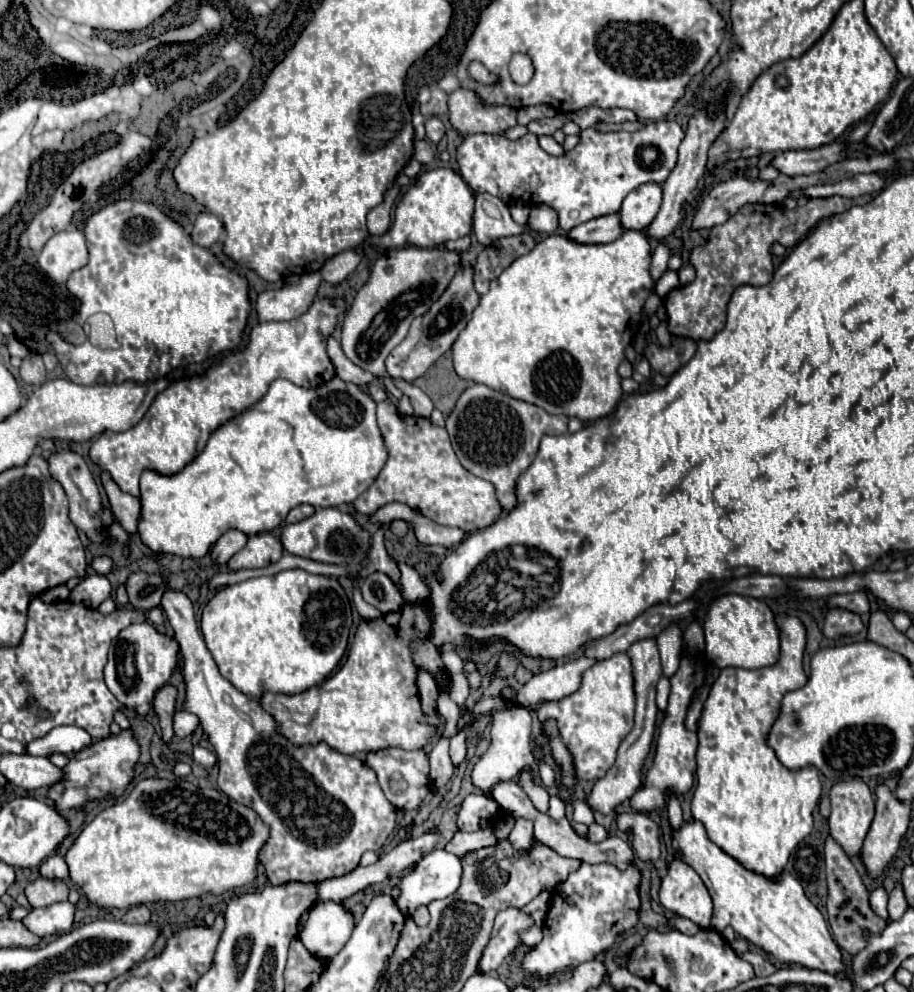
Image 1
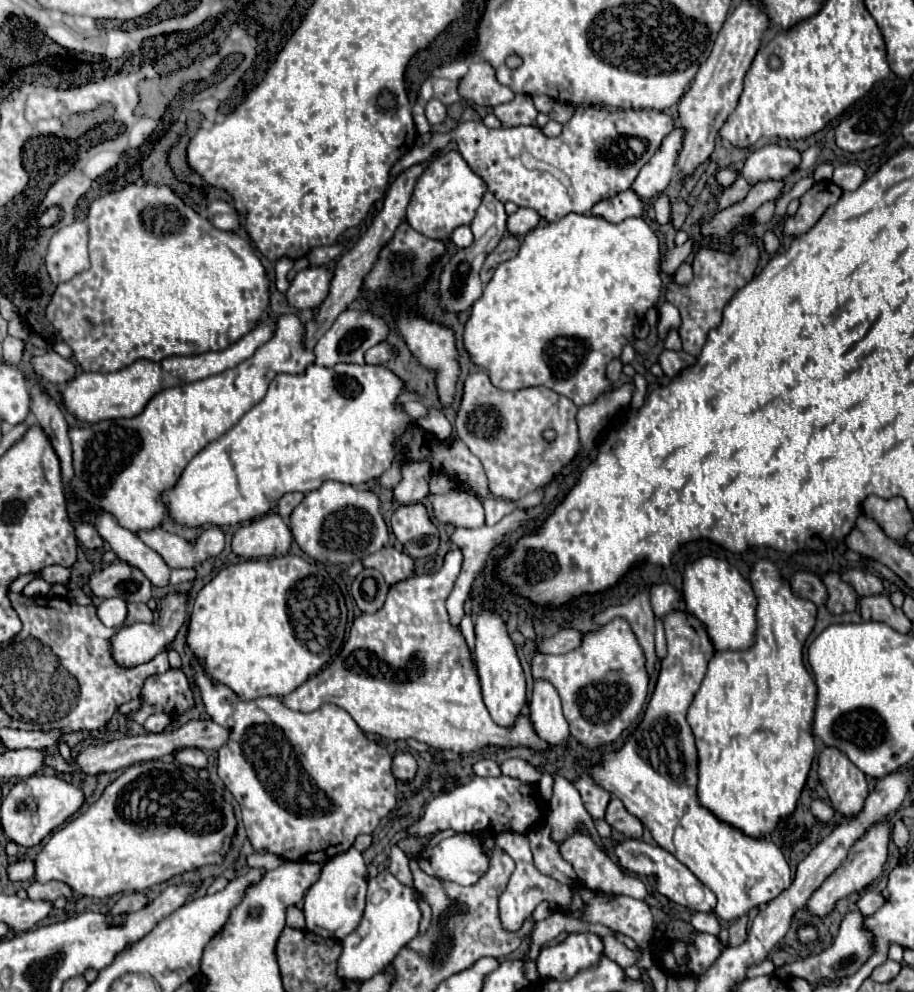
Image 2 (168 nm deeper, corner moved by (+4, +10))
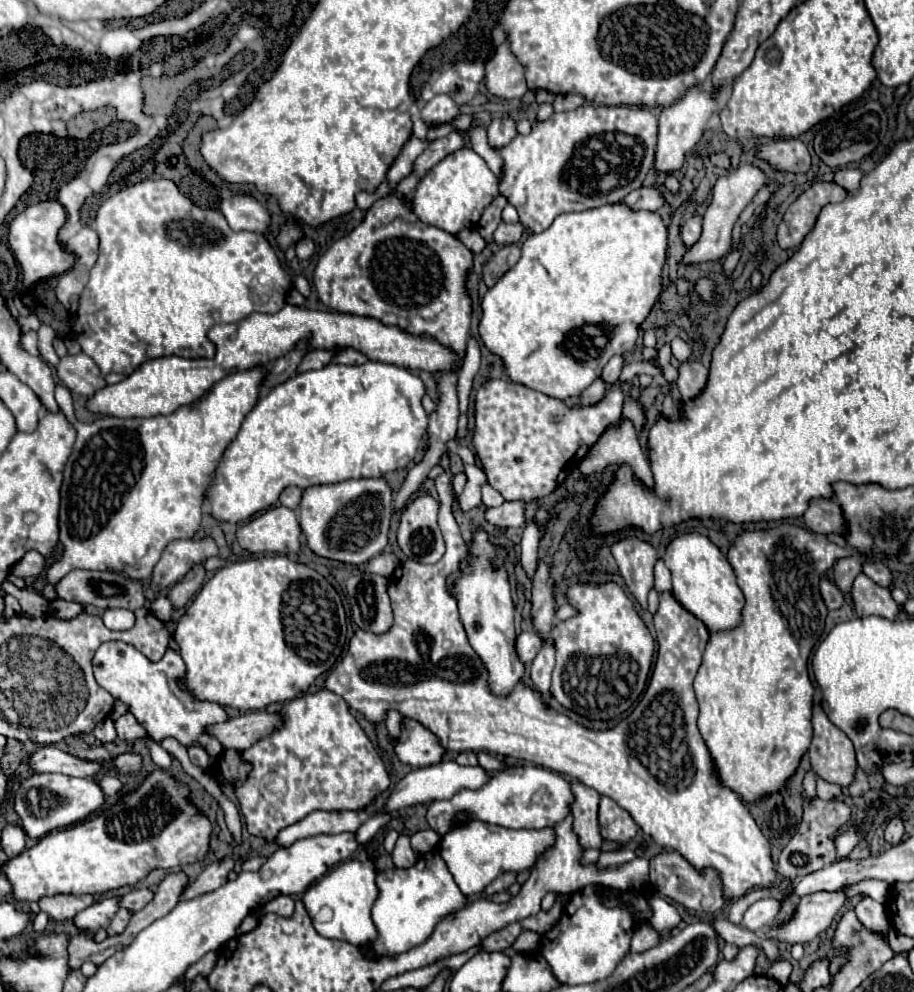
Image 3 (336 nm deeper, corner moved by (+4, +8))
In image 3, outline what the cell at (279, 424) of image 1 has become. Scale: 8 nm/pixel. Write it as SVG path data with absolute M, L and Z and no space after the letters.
M366 361L360 367L350 367L350 365L326 365L324 369L318 371L306 371L300 373L292 379L288 379L286 383L274 387L268 391L268 395L264 399L260 399L256 403L256 407L246 415L236 439L230 443L230 447L224 453L224 461L220 461L218 471L214 481L208 487L208 497L210 497L210 505L212 505L212 515L220 521L228 521L228 523L238 523L244 519L250 519L254 513L268 509L274 501L278 501L278 495L282 493L284 487L288 485L296 485L300 489L306 489L310 485L322 485L322 483L340 483L346 479L362 479L362 477L382 477L388 471L396 471L406 467L414 457L418 447L422 445L422 437L426 433L426 411L422 407L422 397L426 395L426 387L422 383L422 379L414 373L410 373L404 367L396 367L396 365L388 365L388 363L380 363L380 361Z

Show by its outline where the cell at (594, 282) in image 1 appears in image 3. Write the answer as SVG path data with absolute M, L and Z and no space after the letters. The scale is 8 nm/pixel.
M626 203L602 205L598 209L588 209L588 211L580 211L580 213L564 213L560 217L556 217L554 223L546 231L530 235L524 241L520 261L506 275L502 275L500 281L484 295L484 299L482 299L482 319L480 319L478 333L484 341L484 345L492 353L502 357L506 373L512 381L522 383L530 389L542 391L544 395L554 397L554 399L564 401L568 397L576 397L600 377L602 367L608 363L608 359L612 355L622 355L622 353L630 351L636 345L638 327L648 317L650 309L656 303L658 293L662 291L662 269L664 269L664 263L666 263L666 249L668 249L668 229L666 229L666 225L664 225L664 221L658 213L634 211Z

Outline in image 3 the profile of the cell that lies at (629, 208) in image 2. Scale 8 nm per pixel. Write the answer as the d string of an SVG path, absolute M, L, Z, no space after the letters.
M640 187L634 189L634 193L624 197L624 203L632 209L646 209L646 211L658 211L666 201L658 187Z

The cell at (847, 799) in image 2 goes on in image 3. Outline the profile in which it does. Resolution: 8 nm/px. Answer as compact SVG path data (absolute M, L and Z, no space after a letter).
M820 703L812 709L814 737L808 749L812 769L822 779L848 787L854 781L856 757L852 741L824 713Z

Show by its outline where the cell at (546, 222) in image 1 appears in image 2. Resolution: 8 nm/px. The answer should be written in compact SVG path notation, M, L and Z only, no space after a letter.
M518 209L514 215L508 217L508 231L512 235L526 235L528 231L536 229L540 223L540 215L534 209Z

